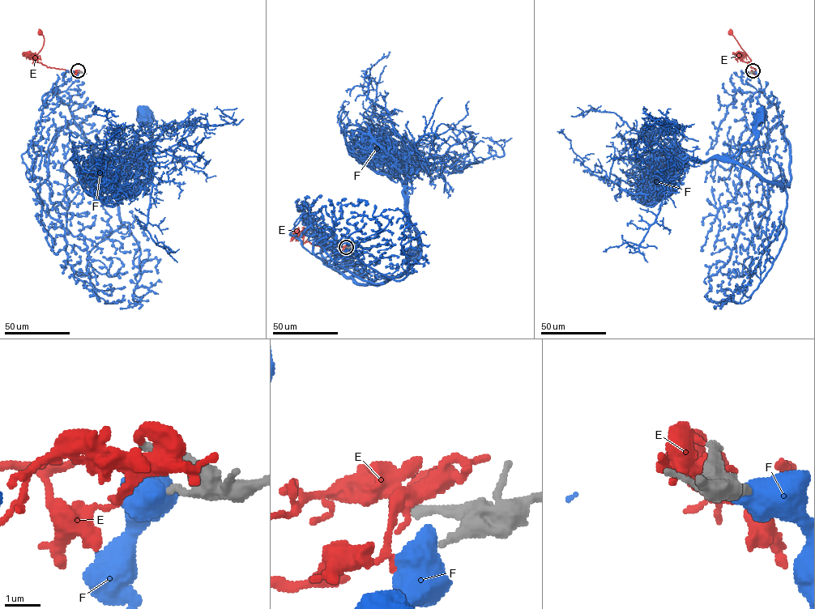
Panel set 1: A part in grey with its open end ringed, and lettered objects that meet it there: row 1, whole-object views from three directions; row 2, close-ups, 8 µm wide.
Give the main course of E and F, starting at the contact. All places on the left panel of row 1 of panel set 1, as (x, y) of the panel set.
E: (78, 70), (75, 73), (35, 62), (34, 58), (44, 43), (44, 36), (40, 32)
F: (78, 72), (57, 98), (99, 166), (120, 185), (151, 176), (143, 114)

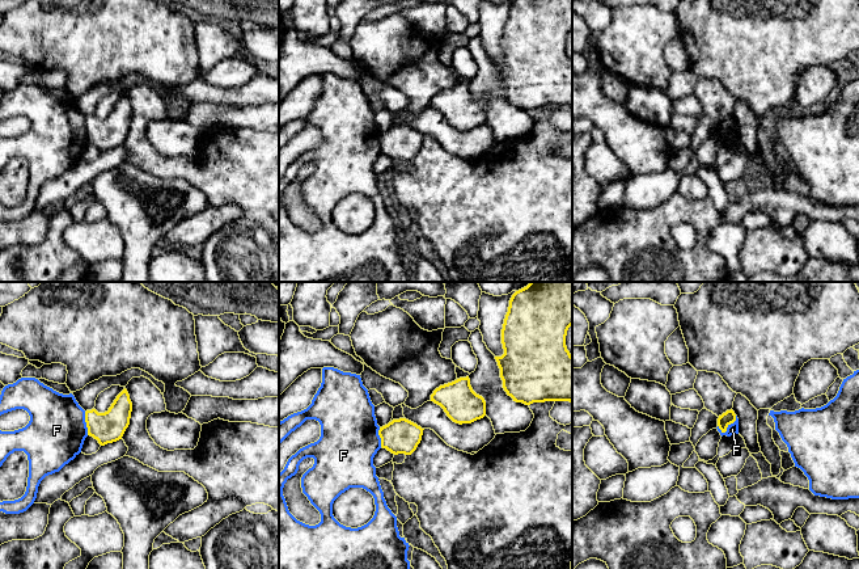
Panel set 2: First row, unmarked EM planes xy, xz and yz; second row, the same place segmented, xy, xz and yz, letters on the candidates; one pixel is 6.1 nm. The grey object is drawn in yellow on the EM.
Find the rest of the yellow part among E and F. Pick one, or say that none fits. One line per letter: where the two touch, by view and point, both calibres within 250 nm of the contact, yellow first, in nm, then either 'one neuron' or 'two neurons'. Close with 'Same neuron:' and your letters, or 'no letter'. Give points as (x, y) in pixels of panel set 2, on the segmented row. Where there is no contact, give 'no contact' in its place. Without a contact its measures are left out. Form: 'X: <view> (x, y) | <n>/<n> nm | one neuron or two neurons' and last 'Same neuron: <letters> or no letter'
E: no contact | one neuron
F: yz (730, 424) | 80/70 nm | two neurons
Same neuron: E

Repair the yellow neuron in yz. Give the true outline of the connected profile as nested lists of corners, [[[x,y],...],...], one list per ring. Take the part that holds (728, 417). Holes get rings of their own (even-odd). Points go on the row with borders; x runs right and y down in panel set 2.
[[[727,410],[725,413],[723,413],[722,416],[719,416],[718,418],[718,426],[722,430],[722,433],[727,431],[727,427],[733,423],[736,421],[736,414],[735,412]]]

